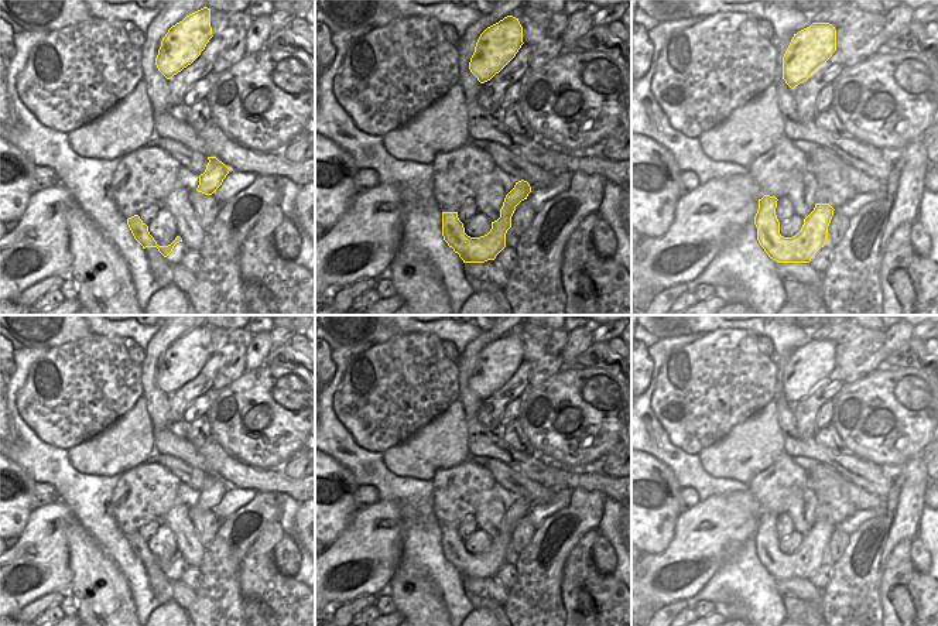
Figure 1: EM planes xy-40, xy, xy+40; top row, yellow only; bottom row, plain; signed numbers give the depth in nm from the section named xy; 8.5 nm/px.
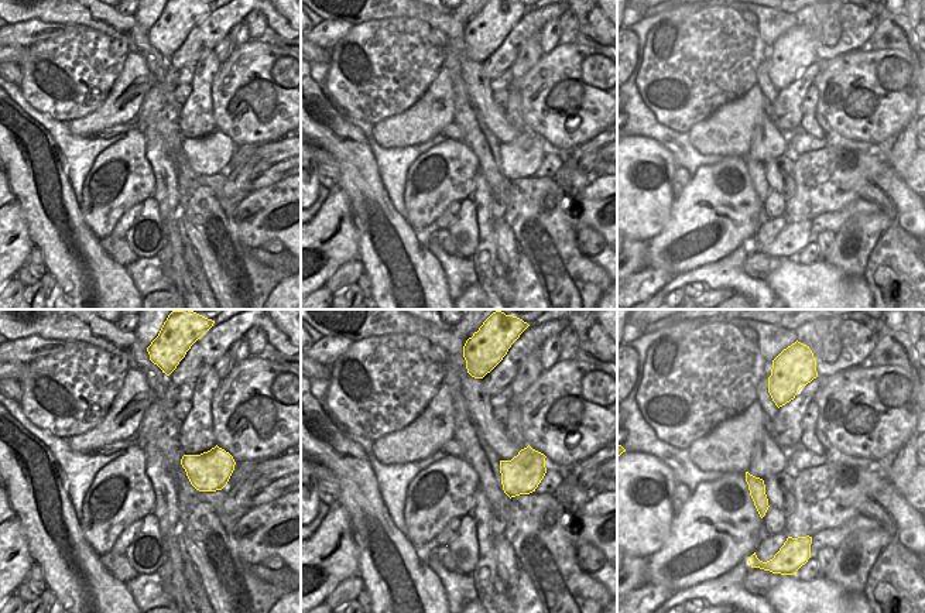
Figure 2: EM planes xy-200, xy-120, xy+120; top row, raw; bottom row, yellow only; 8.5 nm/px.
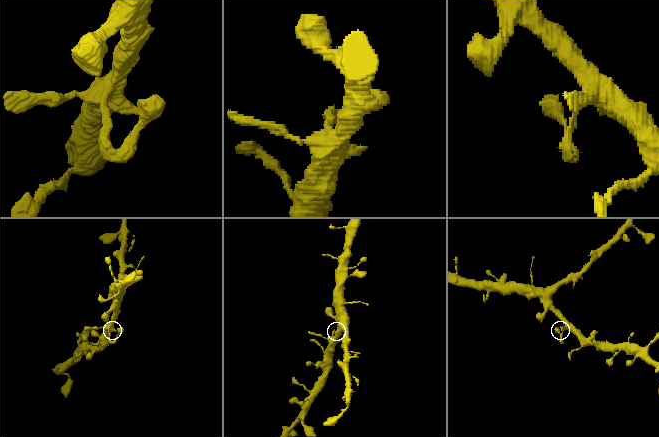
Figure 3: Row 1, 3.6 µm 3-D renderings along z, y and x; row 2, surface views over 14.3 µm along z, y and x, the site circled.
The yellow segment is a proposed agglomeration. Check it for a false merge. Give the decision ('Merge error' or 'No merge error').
No merge error.

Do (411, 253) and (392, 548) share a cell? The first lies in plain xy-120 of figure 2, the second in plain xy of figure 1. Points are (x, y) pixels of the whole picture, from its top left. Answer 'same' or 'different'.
different

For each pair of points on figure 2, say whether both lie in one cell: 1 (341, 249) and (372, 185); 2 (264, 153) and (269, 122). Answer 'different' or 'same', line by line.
1: different
2: different

